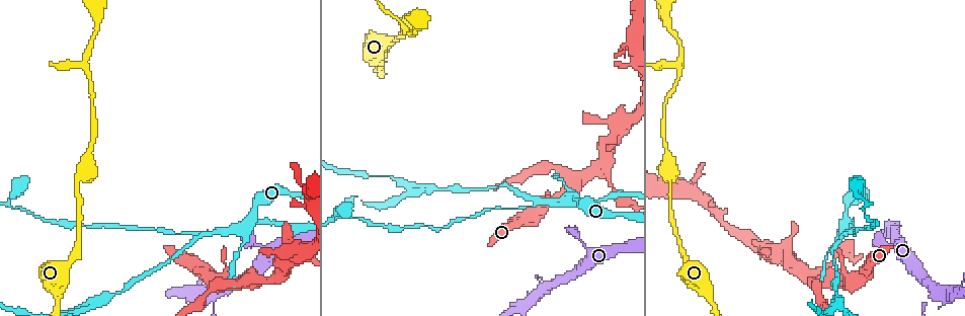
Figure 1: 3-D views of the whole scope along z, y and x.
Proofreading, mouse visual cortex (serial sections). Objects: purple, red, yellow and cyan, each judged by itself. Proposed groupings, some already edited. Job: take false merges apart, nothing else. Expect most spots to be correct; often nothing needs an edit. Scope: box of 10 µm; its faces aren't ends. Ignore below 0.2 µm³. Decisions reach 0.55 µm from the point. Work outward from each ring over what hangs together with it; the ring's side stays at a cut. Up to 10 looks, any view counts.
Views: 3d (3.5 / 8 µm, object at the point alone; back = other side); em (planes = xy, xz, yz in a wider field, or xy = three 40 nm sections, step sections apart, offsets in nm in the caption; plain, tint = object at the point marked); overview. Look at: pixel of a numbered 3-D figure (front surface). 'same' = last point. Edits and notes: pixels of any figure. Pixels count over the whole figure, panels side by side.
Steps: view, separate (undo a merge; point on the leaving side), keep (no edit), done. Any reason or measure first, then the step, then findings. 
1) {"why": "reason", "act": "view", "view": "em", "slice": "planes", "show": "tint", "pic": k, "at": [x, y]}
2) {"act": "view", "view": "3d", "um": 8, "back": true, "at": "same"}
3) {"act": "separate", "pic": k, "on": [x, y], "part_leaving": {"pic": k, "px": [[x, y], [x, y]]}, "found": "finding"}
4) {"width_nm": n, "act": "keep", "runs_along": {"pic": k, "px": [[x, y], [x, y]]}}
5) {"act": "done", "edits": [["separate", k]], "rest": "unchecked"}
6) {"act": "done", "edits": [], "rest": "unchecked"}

{"why": "branch point", "act": "view", "view": "3d", "um": 3.5, "pic": 1, "at": [536, 203]}

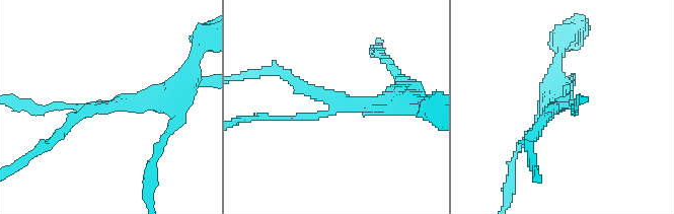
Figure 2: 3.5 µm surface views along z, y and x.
{"arms": 3, "arm_widths_nm": [100, 150, 250], "why": "shape alone is not enough", "act": "view", "view": "em", "slice": "xy", "step": 2, "show": "tint", "pic": 2, "at": [563, 101]}

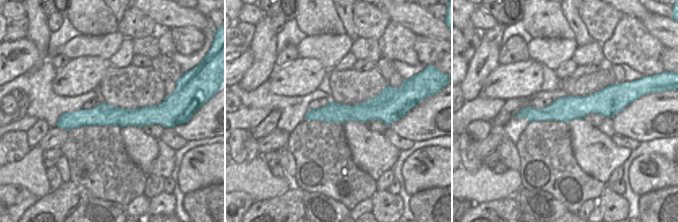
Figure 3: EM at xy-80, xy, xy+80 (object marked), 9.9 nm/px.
{"act": "separate", "pic": 2, "on": [63, 105], "part_leaving": {"pic": 2, "px": [[336, 109], [314, 116], [249, 119]]}, "found": "two cells meet here"}

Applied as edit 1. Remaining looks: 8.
{"why": "redraw", "act": "view", "view": "overview"}

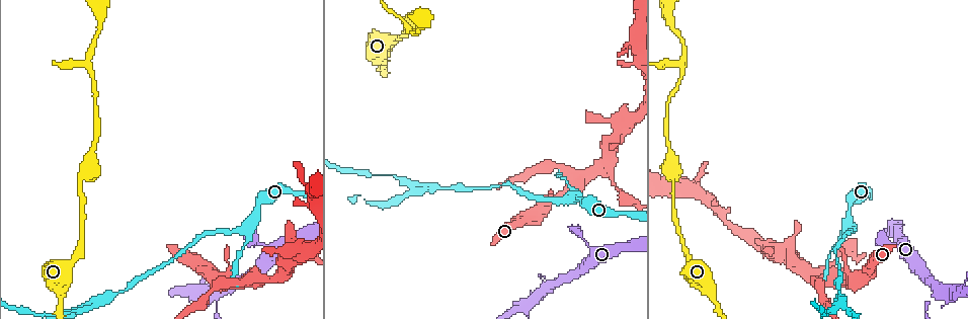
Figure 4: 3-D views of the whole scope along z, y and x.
{"why": "three-way junction", "act": "view", "view": "em", "slice": "xy", "step": 2, "show": "tint", "pic": 4, "at": [570, 175]}

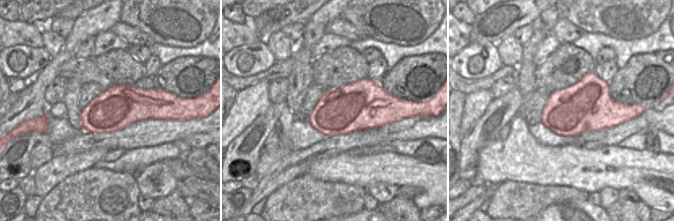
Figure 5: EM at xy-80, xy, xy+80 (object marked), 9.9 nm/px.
{"why": "see where the arms go", "act": "view", "view": "3d", "um": 3.5, "at": "same"}

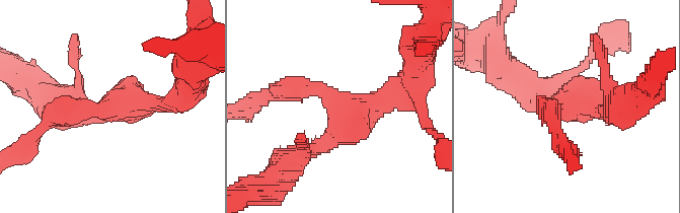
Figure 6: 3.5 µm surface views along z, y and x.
{"arms": 3, "act": "keep", "runs_along": {"pic": 6, "px": [[302, 154], [410, 81]]}, "found": "one cell here"}

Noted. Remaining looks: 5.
{"why": "side arm on a straight run", "act": "view", "view": "em", "slice": "xy", "step": 5, "show": "tint", "pic": 4, "at": [939, 291]}

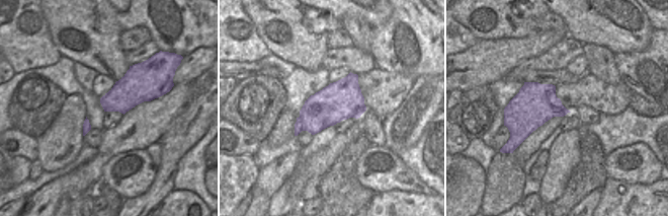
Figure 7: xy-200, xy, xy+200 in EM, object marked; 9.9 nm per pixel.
{"why": "wider look", "act": "view", "view": "3d", "um": 3.5, "at": "same"}

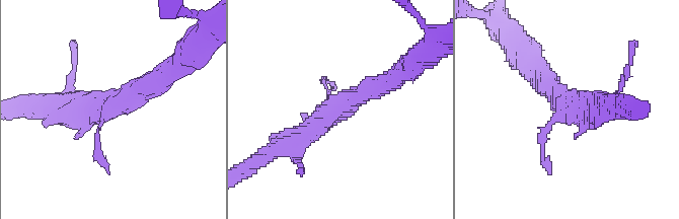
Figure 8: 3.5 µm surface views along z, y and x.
{"width_nm": 380, "act": "keep", "runs_along": {"pic": 8, "px": [[387, 82], [278, 147]]}, "found": "one cell here"}

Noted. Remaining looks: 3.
{"why": "thick turns thin", "act": "view", "view": "3d", "um": 3.5, "pic": 4, "at": [80, 187]}

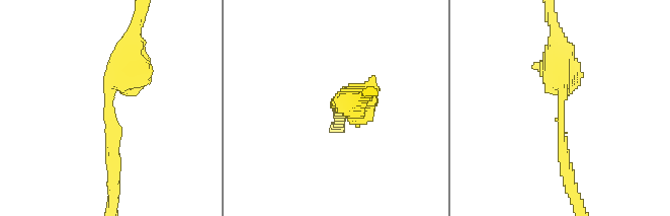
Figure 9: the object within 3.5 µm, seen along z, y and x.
{"arm_widths_nm": [200, 500], "act": "keep", "runs_along": {"pic": 9, "px": [[114, 170], [108, 89], [133, 40]]}, "found": "one cell here"}

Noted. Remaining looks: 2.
{"act": "done", "edits": [["separate", 2]], "rest": "unchecked"}

